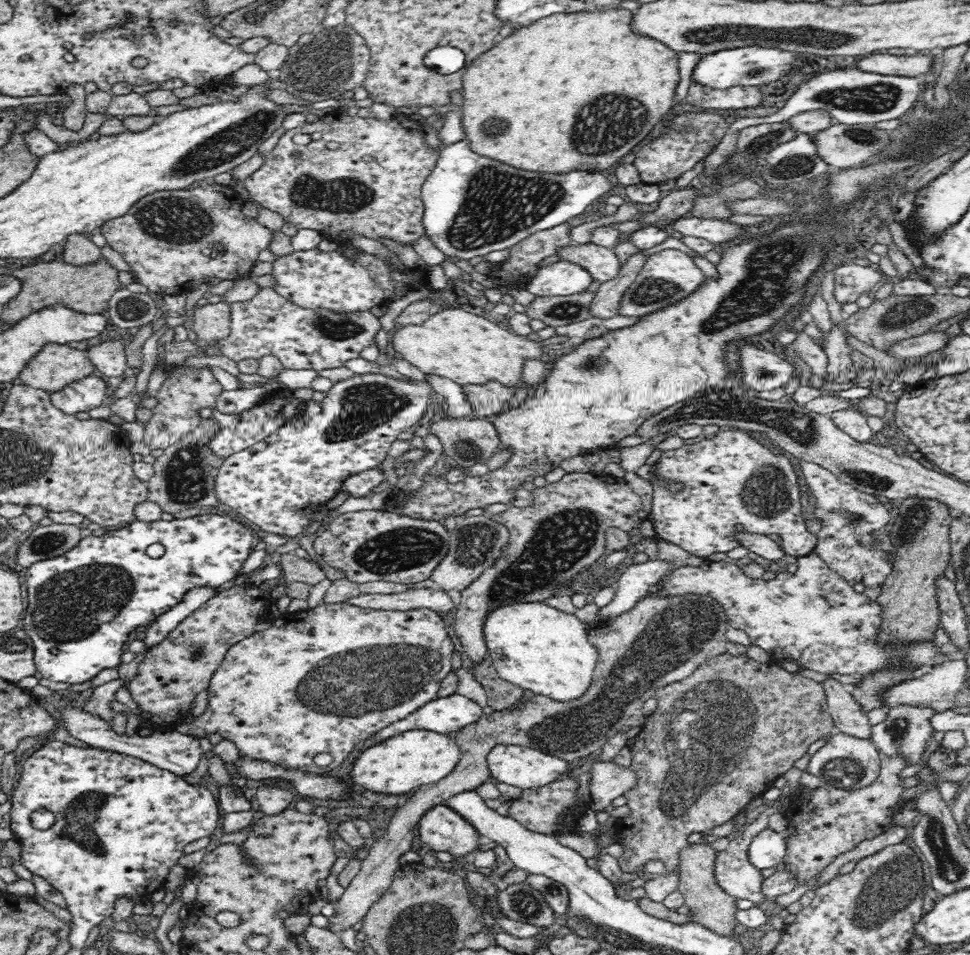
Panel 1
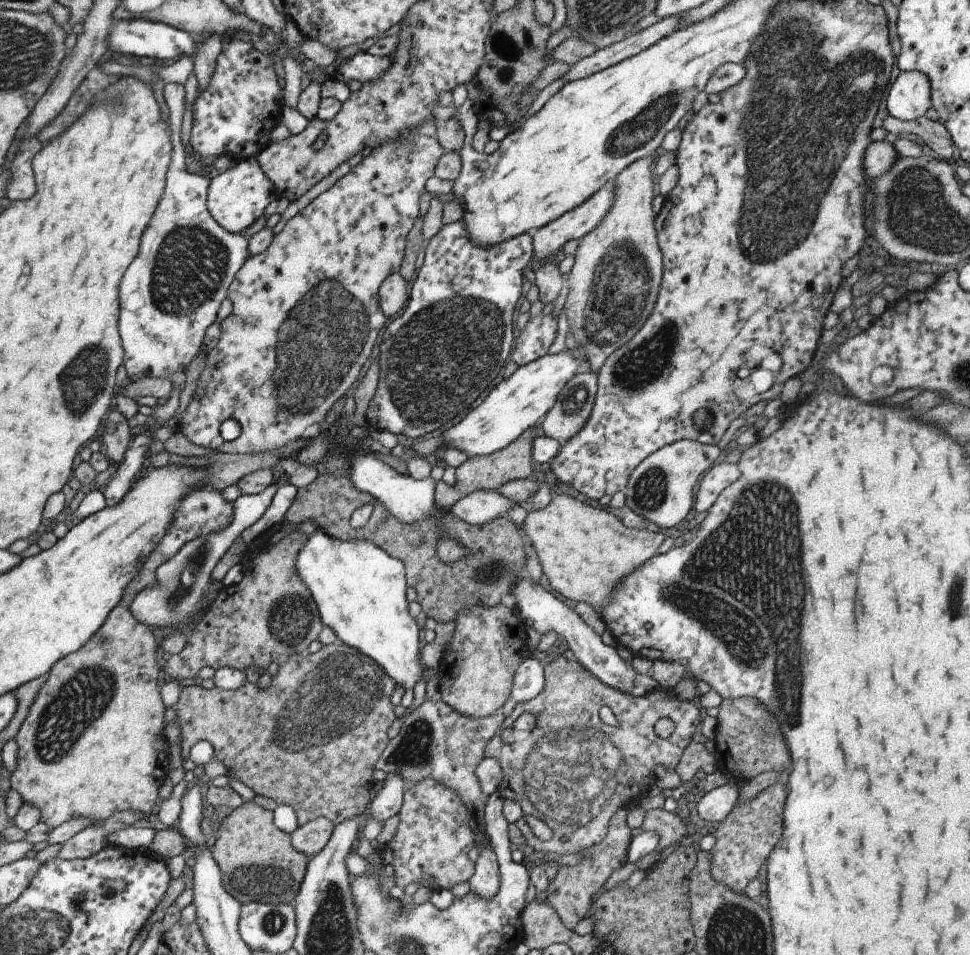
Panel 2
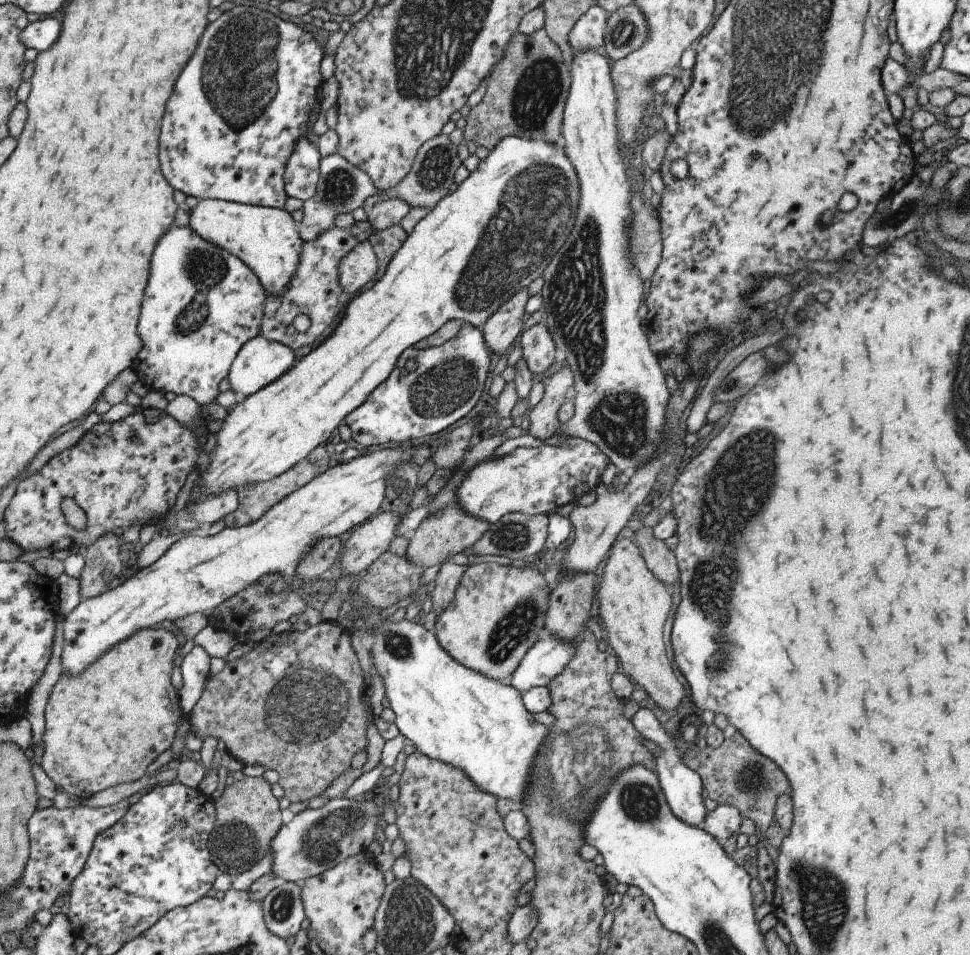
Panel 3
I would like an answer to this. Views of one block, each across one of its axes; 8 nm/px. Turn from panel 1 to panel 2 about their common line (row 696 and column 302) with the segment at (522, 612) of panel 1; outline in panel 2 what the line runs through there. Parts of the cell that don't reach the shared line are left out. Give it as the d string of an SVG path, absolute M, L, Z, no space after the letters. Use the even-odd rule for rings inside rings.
M318 530L308 536L308 539L304 541L304 545L300 548L300 553L296 556L296 575L300 576L299 579L302 580L302 583L305 583L305 586L307 586L309 592L312 594L312 599L315 601L322 626L331 628L339 642L358 650L373 660L375 664L378 664L394 682L394 686L401 686L404 690L413 690L413 686L419 680L424 680L426 683L432 676L439 676L438 669L428 669L420 661L419 649L421 646L417 638L419 636L417 633L419 632L419 626L415 623L415 620L408 611L408 603L405 599L405 588L408 586L406 585L404 564L399 559L387 556L386 552L383 552L379 547L376 547L369 541L353 541L351 539L347 540L346 538L340 541Z

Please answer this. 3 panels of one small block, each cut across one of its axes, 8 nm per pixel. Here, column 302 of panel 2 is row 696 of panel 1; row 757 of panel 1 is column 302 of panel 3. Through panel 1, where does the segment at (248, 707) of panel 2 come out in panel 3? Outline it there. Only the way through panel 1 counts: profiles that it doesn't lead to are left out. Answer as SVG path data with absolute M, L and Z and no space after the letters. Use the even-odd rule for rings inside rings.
M321 621L303 631L285 631L280 634L268 634L263 640L254 643L251 650L241 655L238 659L225 663L225 666L211 676L203 684L202 695L190 710L188 723L193 736L199 736L199 740L218 740L219 748L225 752L225 757L231 760L239 760L244 765L261 764L263 768L277 772L279 776L279 786L283 789L283 796L290 802L301 802L310 800L325 792L325 788L339 776L343 774L351 764L351 757L357 752L364 750L367 746L365 728L369 724L369 712L365 710L361 698L363 698L363 672L359 668L359 660L351 648L350 631L341 628L334 621Z

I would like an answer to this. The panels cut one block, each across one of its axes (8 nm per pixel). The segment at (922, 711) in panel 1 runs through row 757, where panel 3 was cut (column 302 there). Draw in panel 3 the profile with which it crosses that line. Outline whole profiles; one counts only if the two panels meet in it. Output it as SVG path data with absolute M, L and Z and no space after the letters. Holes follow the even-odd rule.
M280 882L262 899L262 915L267 930L277 938L291 938L301 928L304 915L298 883Z

